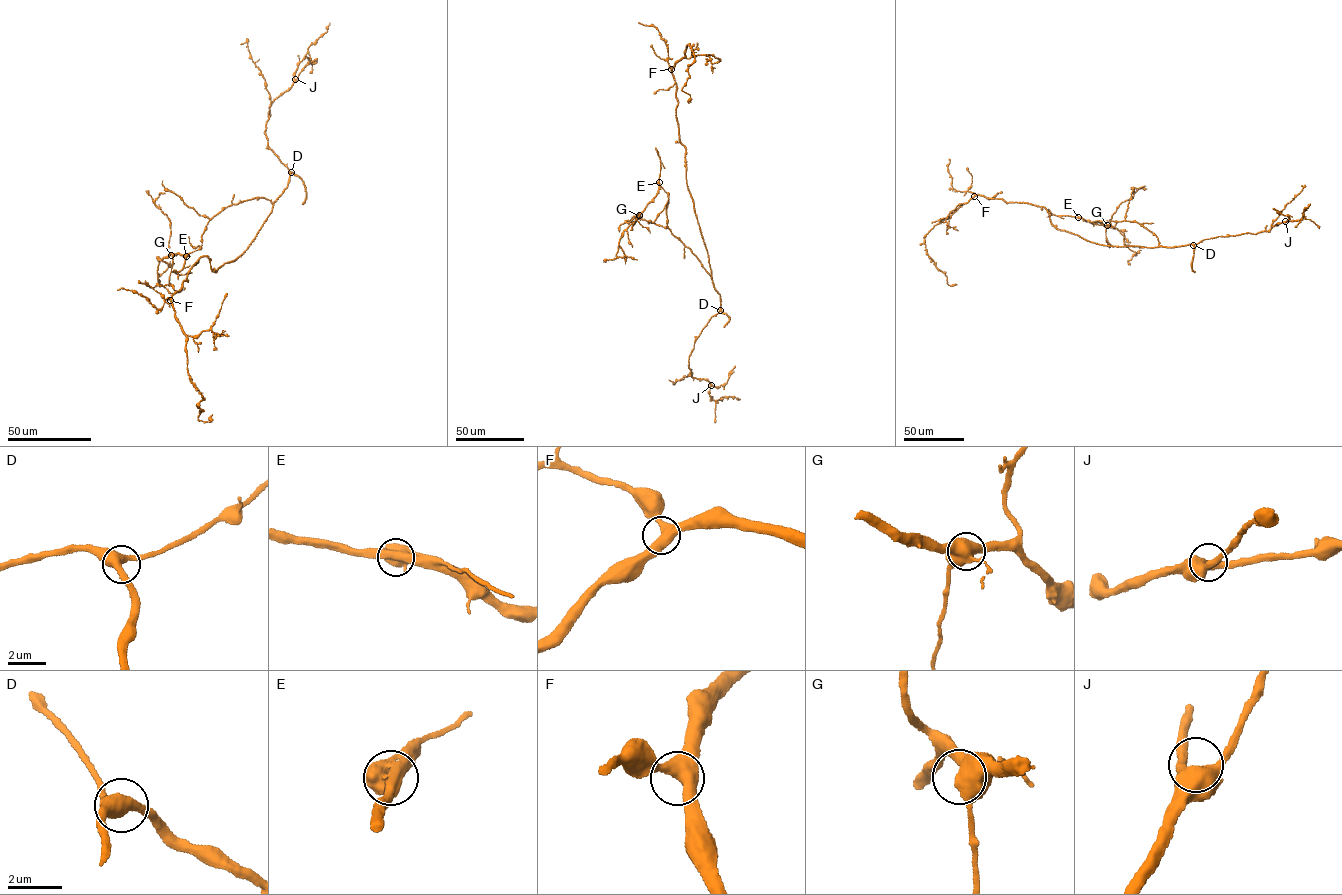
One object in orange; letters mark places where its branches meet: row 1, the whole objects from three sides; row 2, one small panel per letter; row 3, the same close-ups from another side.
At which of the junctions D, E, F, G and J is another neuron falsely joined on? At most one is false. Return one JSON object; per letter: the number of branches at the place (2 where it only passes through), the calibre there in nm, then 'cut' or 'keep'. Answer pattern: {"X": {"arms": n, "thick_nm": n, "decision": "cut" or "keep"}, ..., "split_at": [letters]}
{"D": {"arms": 3, "thick_nm": 460, "decision": "keep"}, "E": {"arms": 3, "thick_nm": 550, "decision": "cut"}, "F": {"arms": 3, "thick_nm": 480, "decision": "keep"}, "G": {"arms": 3, "thick_nm": 440, "decision": "keep"}, "J": {"arms": 3, "thick_nm": 500, "decision": "keep"}, "split_at": ["E"]}

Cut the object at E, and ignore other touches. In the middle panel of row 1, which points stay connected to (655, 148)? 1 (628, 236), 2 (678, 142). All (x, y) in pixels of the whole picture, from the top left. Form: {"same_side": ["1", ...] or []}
{"same_side": ["1"]}

